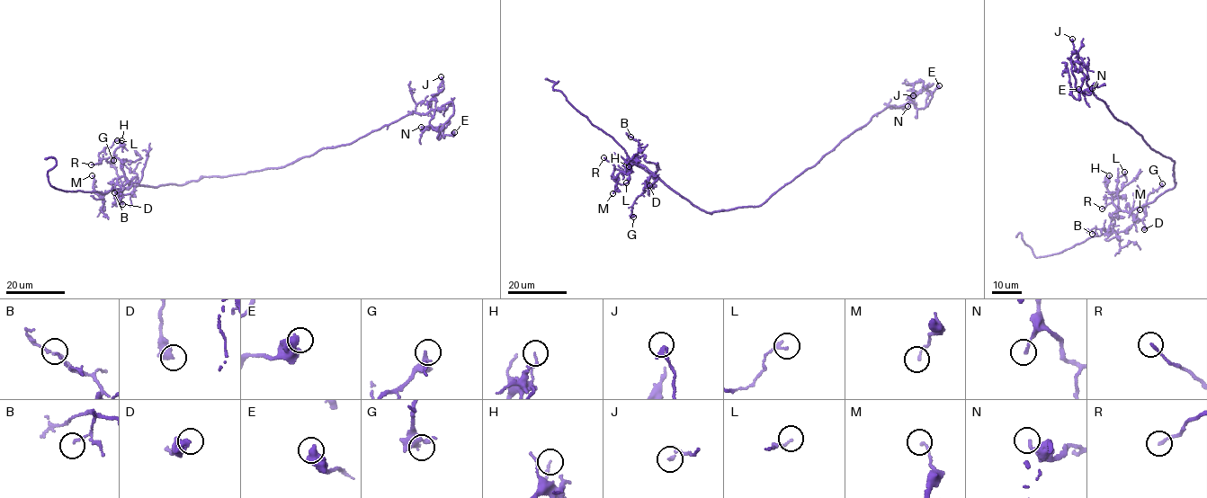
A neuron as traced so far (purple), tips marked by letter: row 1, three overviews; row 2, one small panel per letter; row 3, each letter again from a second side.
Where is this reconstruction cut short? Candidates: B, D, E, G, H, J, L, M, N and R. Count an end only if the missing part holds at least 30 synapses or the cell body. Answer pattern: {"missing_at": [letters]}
{"missing_at": []}

